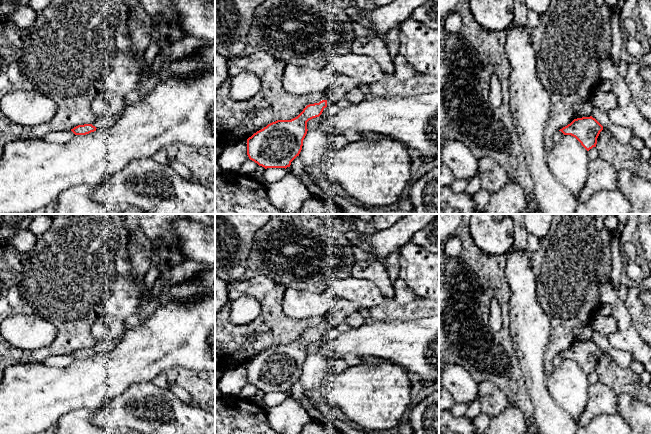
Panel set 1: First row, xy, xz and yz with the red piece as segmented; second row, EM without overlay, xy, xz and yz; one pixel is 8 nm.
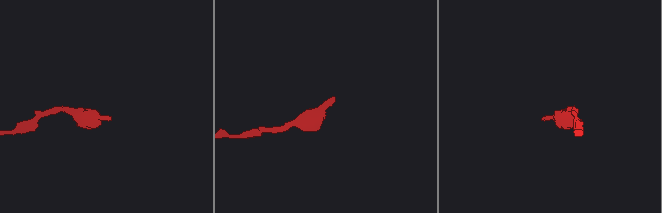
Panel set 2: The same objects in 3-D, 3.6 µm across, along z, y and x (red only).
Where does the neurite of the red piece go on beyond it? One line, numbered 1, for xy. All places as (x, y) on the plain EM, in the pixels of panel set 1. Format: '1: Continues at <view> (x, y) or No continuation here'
1: No continuation here

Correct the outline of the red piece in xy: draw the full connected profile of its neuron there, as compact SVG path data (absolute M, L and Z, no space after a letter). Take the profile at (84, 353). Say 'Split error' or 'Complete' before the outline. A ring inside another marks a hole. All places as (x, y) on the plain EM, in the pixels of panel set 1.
Complete. M84 348L84 349L78 349L74 351L73 353L71 353L71 355L75 359L86 359L86 358L96 355L96 353L97 352L93 350L92 348Z

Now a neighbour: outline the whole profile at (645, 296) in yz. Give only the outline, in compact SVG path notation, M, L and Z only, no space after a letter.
M643 290L640 293L640 300L646 306L651 306L651 291L650 290Z

